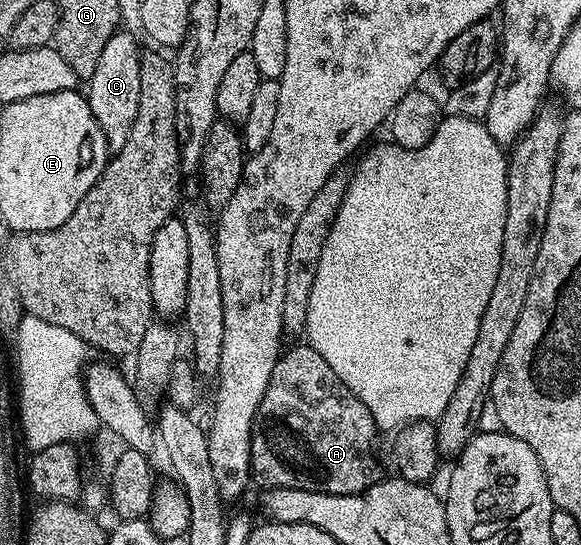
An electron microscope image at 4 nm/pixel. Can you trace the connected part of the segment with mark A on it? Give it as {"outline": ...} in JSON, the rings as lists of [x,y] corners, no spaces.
{"outline":[[[309,343],[298,344],[302,345],[296,346],[295,349],[287,348],[279,356],[276,367],[272,367],[272,379],[268,379],[268,391],[264,391],[264,399],[254,416],[254,434],[250,440],[250,467],[253,476],[255,478],[263,477],[267,481],[265,483],[267,486],[280,489],[303,489],[304,491],[331,493],[332,495],[363,493],[365,489],[371,489],[380,480],[378,461],[374,458],[376,426],[372,415],[368,411],[368,407],[364,407],[364,403],[360,403],[360,399],[356,395],[352,395],[352,391],[348,391],[348,387],[344,387],[344,383],[340,383],[336,371],[332,371],[332,367],[328,367],[328,363],[324,363],[320,351],[313,349]]]}

